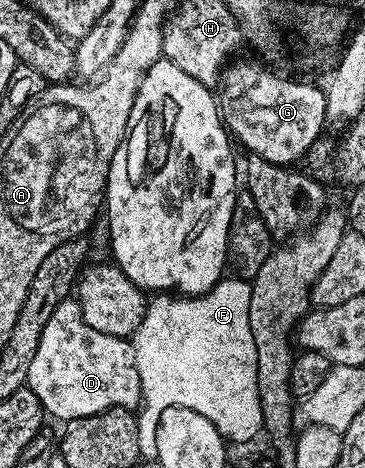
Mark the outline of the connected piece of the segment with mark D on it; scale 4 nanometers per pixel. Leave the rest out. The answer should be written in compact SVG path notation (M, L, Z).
M69 298L58 302L58 310L50 314L46 330L38 342L34 362L30 362L30 374L26 385L36 395L49 417L59 422L86 418L90 414L105 412L111 408L135 409L140 404L140 379L131 343L125 337L102 334L84 321L79 299Z

